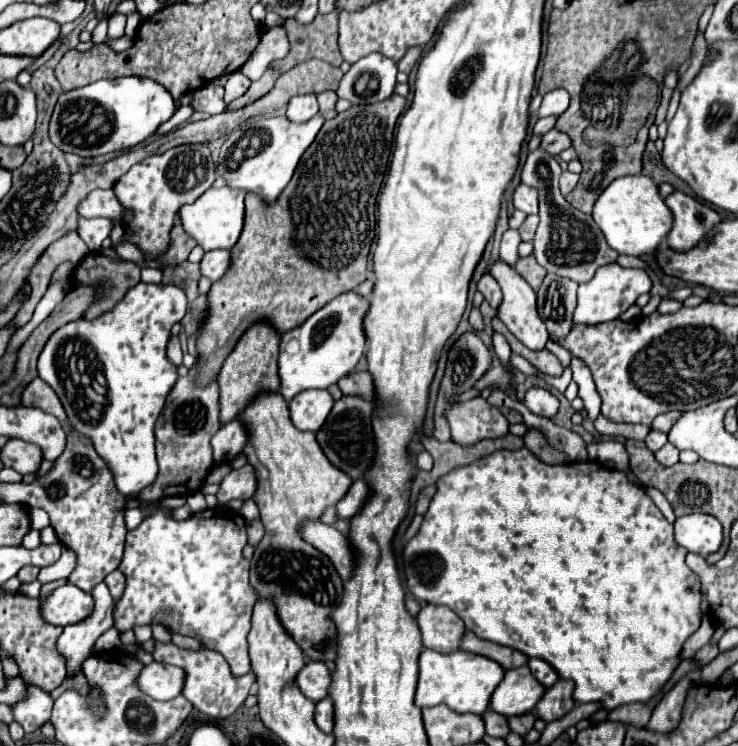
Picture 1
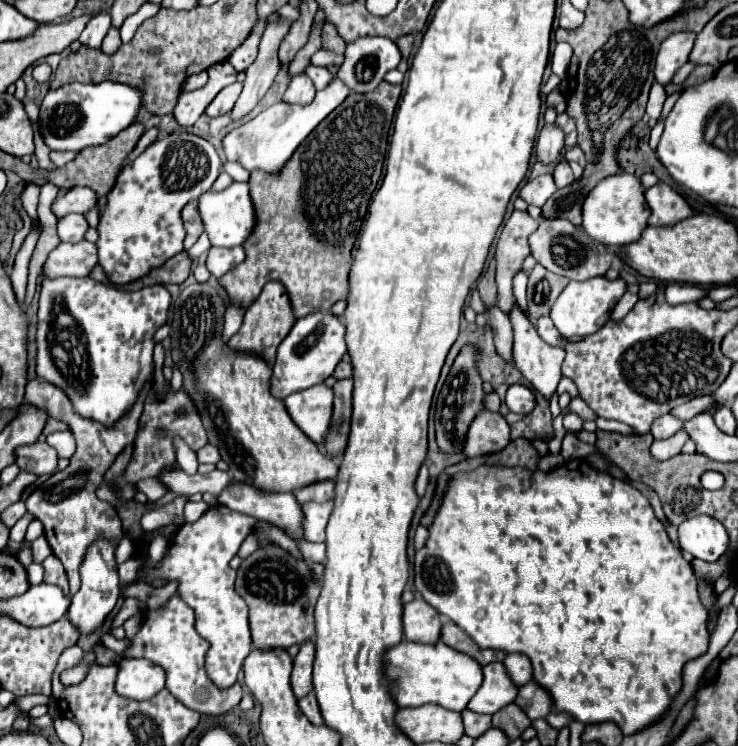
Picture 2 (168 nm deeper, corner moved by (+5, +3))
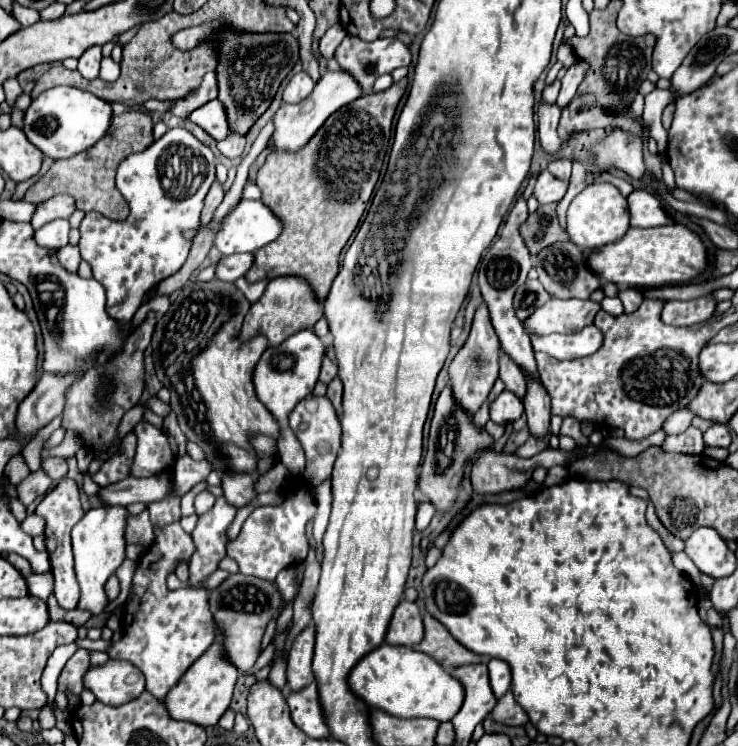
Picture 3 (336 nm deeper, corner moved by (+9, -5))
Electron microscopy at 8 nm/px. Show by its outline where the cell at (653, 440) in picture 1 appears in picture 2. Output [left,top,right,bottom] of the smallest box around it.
[650,415,682,439]

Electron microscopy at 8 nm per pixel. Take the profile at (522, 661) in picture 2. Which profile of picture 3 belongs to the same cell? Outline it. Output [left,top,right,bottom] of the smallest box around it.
[488,659,512,699]

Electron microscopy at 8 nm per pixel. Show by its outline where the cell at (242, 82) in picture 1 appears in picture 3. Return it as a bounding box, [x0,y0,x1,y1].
[188,99,228,141]

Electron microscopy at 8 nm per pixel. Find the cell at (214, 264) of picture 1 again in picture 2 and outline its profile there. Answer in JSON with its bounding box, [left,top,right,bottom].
[206,247,244,277]

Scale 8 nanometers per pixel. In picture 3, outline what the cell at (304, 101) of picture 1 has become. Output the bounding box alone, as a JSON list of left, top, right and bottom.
[284,71,314,103]

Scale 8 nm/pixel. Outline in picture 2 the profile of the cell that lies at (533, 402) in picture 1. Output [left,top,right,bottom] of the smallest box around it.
[504,385,536,415]

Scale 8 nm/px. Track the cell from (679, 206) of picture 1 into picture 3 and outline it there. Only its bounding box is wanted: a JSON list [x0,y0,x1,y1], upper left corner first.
[626,189,670,227]

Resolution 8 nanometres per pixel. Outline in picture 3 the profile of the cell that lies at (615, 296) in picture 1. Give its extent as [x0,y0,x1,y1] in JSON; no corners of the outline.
[522,299,600,335]

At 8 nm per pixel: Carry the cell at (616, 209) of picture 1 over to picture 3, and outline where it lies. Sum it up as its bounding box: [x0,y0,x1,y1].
[566,183,630,251]

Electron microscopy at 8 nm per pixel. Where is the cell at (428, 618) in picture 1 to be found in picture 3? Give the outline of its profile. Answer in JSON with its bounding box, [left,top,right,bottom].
[384,599,424,645]

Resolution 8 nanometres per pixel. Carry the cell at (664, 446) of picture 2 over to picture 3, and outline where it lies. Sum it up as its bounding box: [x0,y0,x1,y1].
[664,427,702,453]

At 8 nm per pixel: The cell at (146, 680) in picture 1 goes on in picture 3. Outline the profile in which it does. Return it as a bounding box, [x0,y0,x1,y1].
[84,659,144,705]

